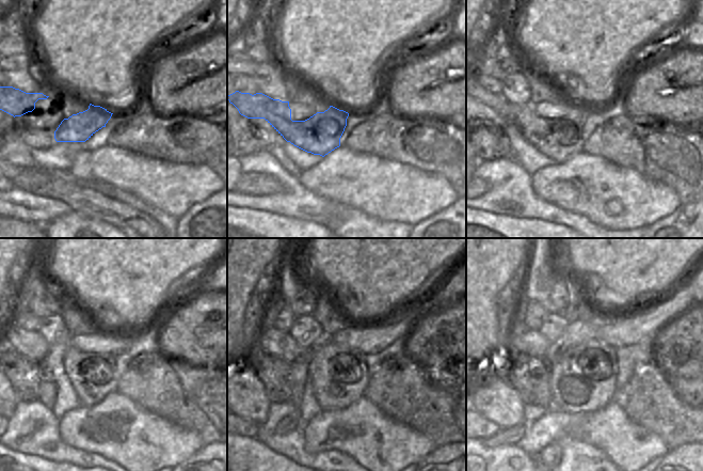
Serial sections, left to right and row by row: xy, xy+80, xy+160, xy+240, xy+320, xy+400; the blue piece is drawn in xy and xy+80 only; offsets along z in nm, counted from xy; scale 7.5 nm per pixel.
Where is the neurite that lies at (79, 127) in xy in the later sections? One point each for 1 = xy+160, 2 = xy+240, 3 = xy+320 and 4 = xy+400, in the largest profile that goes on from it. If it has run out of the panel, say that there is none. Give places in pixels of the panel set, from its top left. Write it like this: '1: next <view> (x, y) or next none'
1: next xy+160 (559, 139)
2: next xy+240 (93, 376)
3: next xy+320 (339, 374)
4: next xy+400 (582, 380)

